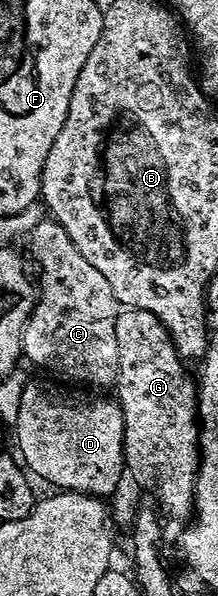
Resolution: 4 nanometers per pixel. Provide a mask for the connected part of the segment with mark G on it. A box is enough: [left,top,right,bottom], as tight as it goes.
[114,308,200,519]

